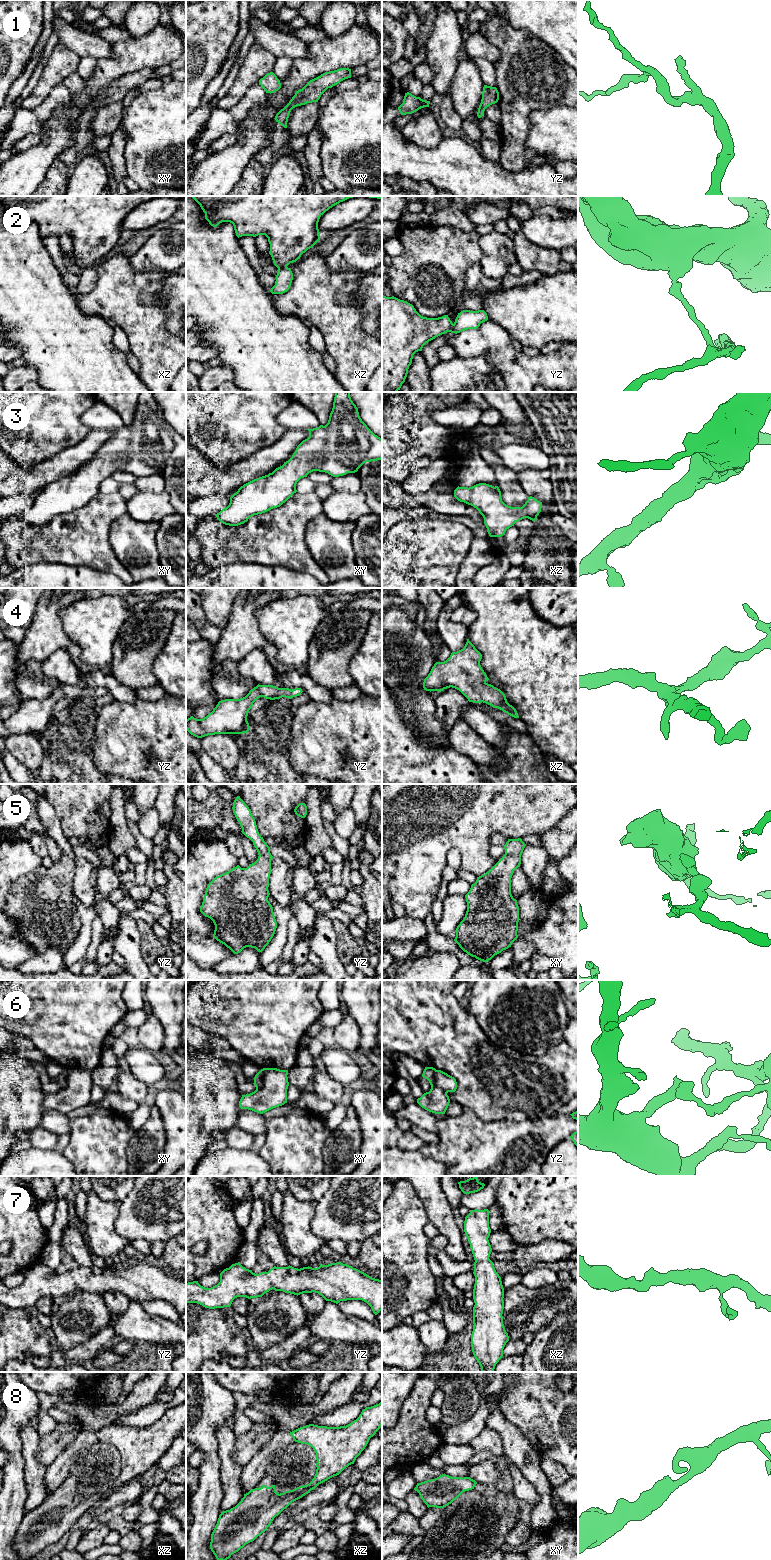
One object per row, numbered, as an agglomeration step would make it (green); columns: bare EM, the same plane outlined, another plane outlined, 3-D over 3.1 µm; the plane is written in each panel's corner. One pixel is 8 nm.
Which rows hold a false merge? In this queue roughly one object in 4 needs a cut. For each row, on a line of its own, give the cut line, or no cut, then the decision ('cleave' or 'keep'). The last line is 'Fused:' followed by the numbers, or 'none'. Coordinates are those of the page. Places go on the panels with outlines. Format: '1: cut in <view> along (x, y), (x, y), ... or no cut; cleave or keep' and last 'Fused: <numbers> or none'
1: no cut; keep
2: cut in xz along (286, 266), (278, 268); cleave
3: no cut; keep
4: no cut; keep
5: no cut; keep
6: cut in yz along (435, 1069), (434, 1082), (446, 1093); cleave
7: no cut; keep
8: no cut; keep
Fused: 2, 6

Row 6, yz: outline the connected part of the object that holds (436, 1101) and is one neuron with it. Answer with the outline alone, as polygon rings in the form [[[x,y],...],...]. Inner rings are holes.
[[[425,1067],[422,1077],[427,1079],[431,1085],[429,1092],[424,1093],[417,1099],[417,1103],[425,1110],[435,1114],[445,1114],[450,1099],[447,1093],[434,1082],[435,1068]]]

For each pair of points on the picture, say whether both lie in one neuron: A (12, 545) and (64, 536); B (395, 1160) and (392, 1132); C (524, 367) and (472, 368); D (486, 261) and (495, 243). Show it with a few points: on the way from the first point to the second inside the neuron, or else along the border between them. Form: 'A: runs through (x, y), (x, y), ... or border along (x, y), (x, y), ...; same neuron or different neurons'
A: runs through (25, 544), (51, 543); same neuron
B: border along (396, 1145), (392, 1148); different neurons
C: border along (469, 357), (484, 354), (490, 368), (504, 381); different neurons
D: runs through (490, 257), (495, 252), (495, 247); same neuron

